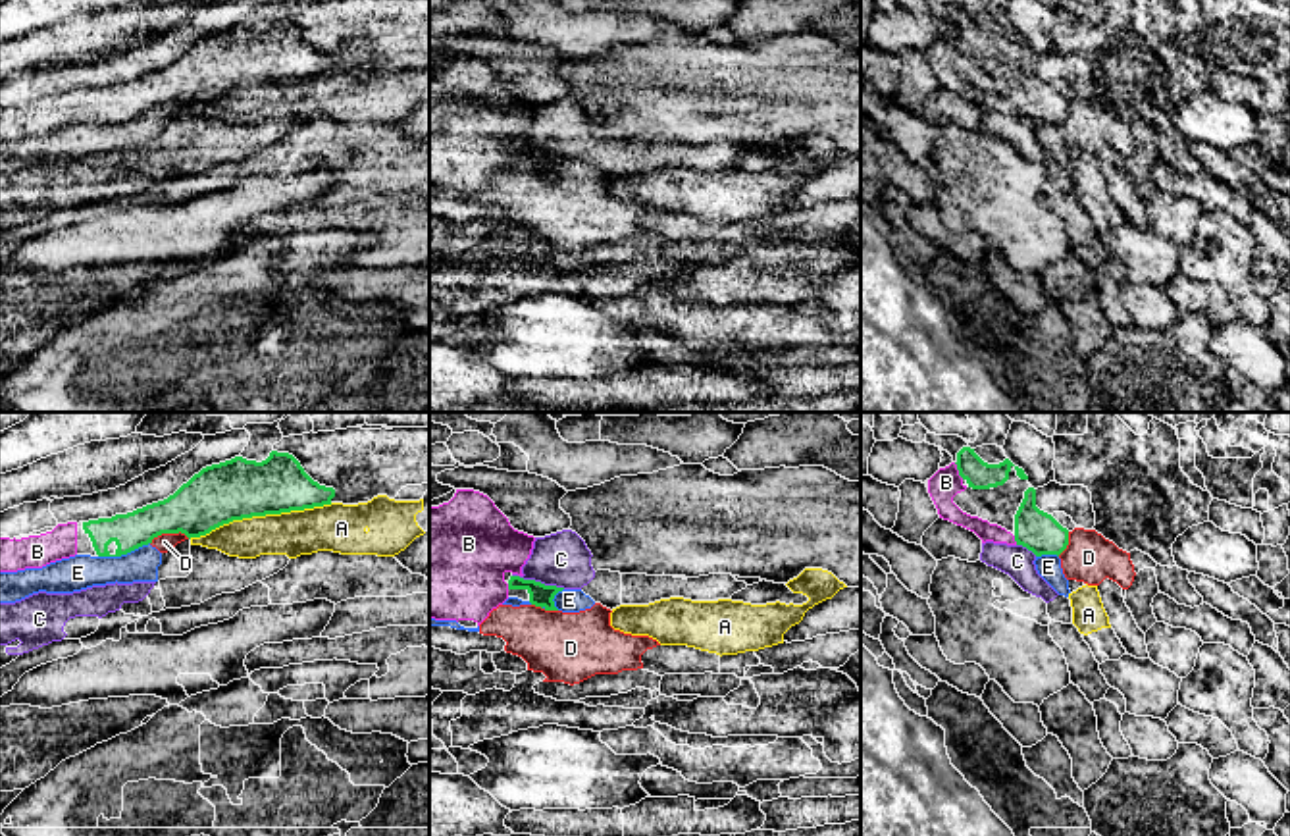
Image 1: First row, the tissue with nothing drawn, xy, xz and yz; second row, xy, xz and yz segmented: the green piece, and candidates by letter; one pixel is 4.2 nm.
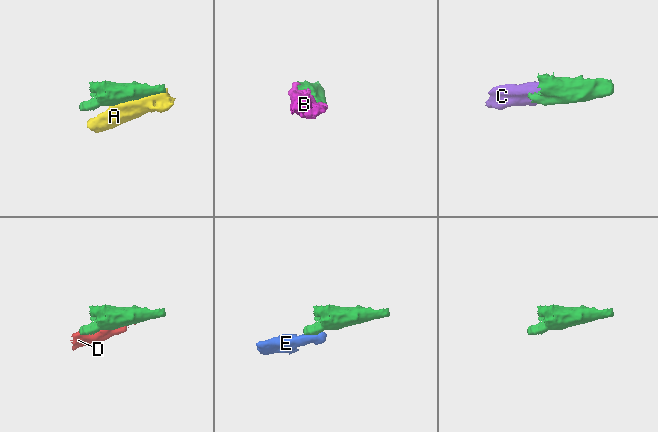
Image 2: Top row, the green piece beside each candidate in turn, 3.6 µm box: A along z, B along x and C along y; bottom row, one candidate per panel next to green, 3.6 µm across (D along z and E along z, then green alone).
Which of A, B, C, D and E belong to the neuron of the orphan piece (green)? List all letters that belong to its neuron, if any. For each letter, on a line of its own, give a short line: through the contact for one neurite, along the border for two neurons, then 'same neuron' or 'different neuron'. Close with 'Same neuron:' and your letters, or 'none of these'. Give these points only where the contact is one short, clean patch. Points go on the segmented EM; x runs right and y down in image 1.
A: different neuron
B: same neuron
C: different neuron
D: different neuron
E: line xy (149, 542), (120, 555), (99, 557); different neuron
Same neuron: B

